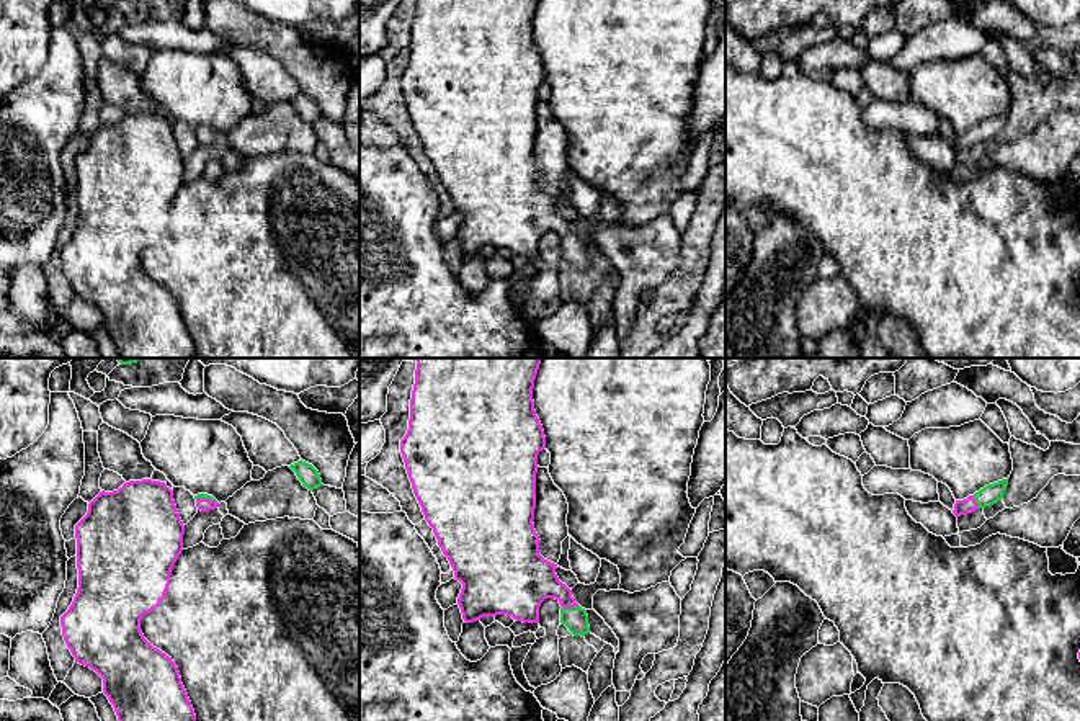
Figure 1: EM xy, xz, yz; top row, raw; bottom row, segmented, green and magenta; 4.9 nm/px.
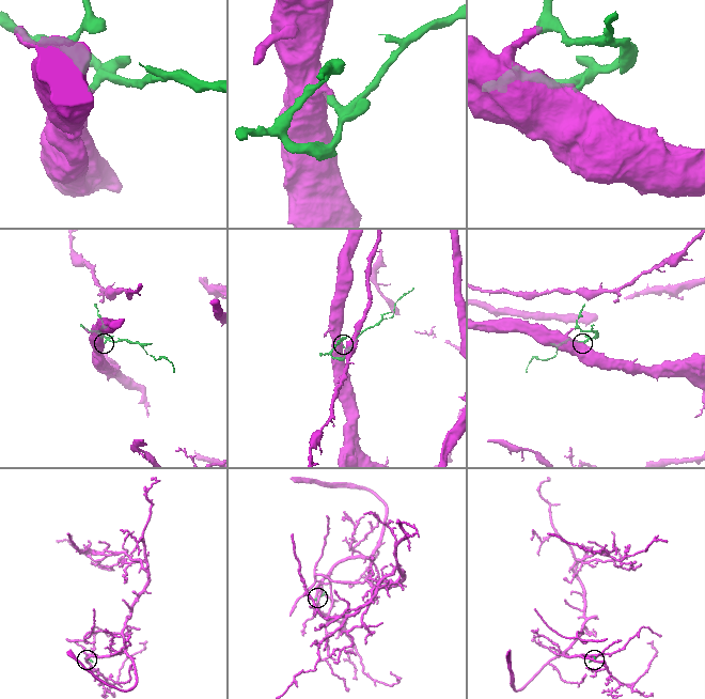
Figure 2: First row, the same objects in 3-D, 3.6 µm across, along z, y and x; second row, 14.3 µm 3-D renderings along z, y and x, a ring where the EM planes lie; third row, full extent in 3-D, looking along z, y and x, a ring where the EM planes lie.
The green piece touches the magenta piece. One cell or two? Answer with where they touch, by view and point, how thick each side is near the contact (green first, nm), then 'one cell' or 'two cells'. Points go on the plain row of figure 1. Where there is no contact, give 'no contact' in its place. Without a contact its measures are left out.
meets green in xz at (571, 242); 110 nm thick on the green side, 240 nm on the other; one cell

